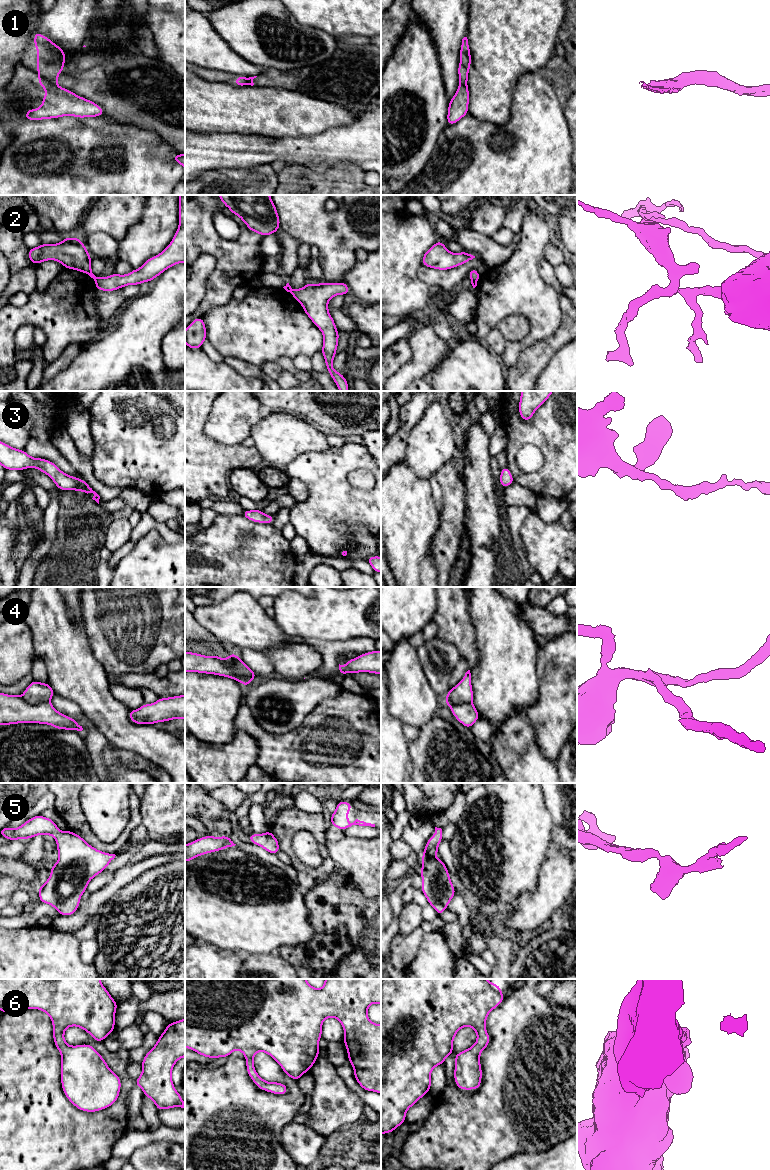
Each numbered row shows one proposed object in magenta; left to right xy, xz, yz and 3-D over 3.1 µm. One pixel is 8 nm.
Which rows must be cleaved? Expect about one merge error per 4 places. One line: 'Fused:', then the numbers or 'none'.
Fused: 1, 2, 4

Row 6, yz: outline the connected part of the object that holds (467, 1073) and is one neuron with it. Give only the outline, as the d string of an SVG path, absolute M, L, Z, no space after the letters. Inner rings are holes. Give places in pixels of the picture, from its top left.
M381 979L381 1134L394 1132L406 1122L406 1112L430 1092L431 1072L453 1052L453 1040L462 1027L472 1027L477 1041L455 1056L454 1080L460 1090L479 1089L481 1052L490 1044L486 1031L488 1014L504 1000L498 984L487 979Z

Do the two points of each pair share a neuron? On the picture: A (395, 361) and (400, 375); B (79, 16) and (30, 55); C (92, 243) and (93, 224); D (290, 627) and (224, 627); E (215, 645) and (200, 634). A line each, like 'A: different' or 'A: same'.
A: different
B: different
C: different
D: different
E: same

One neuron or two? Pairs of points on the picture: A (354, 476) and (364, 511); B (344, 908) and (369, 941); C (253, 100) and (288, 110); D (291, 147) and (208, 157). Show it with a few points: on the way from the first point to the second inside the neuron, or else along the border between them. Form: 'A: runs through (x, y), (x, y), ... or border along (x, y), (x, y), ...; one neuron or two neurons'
A: border along (347, 474), (347, 480), (355, 487), (370, 489); two neurons
B: runs through (344, 916), (361, 933); one neuron
C: runs through (262, 109), (279, 110); one neuron
D: runs through (270, 149), (229, 151); one neuron

